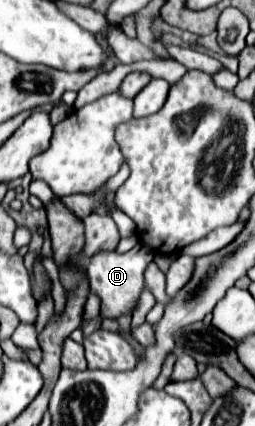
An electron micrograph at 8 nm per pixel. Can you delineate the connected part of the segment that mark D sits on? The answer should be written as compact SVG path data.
M136 245L132 251L124 254L118 253L98 253L94 255L86 269L88 269L88 281L90 281L90 291L98 295L100 299L100 317L106 319L120 319L122 315L132 315L136 309L136 303L140 299L140 293L146 289L144 281L144 271L148 263L154 259L154 251L144 245Z

